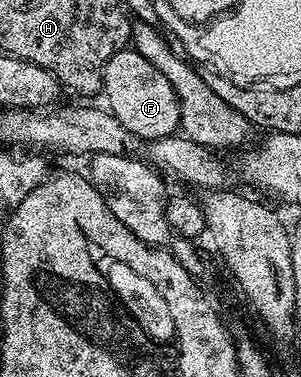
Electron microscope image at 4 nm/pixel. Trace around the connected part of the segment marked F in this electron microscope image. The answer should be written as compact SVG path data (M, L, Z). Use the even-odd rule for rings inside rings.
M128 47L117 51L109 63L105 63L103 68L103 92L102 100L105 99L106 108L133 135L137 135L145 143L150 143L170 137L179 129L181 119L181 107L173 87L169 87L169 79L145 59L133 47Z

